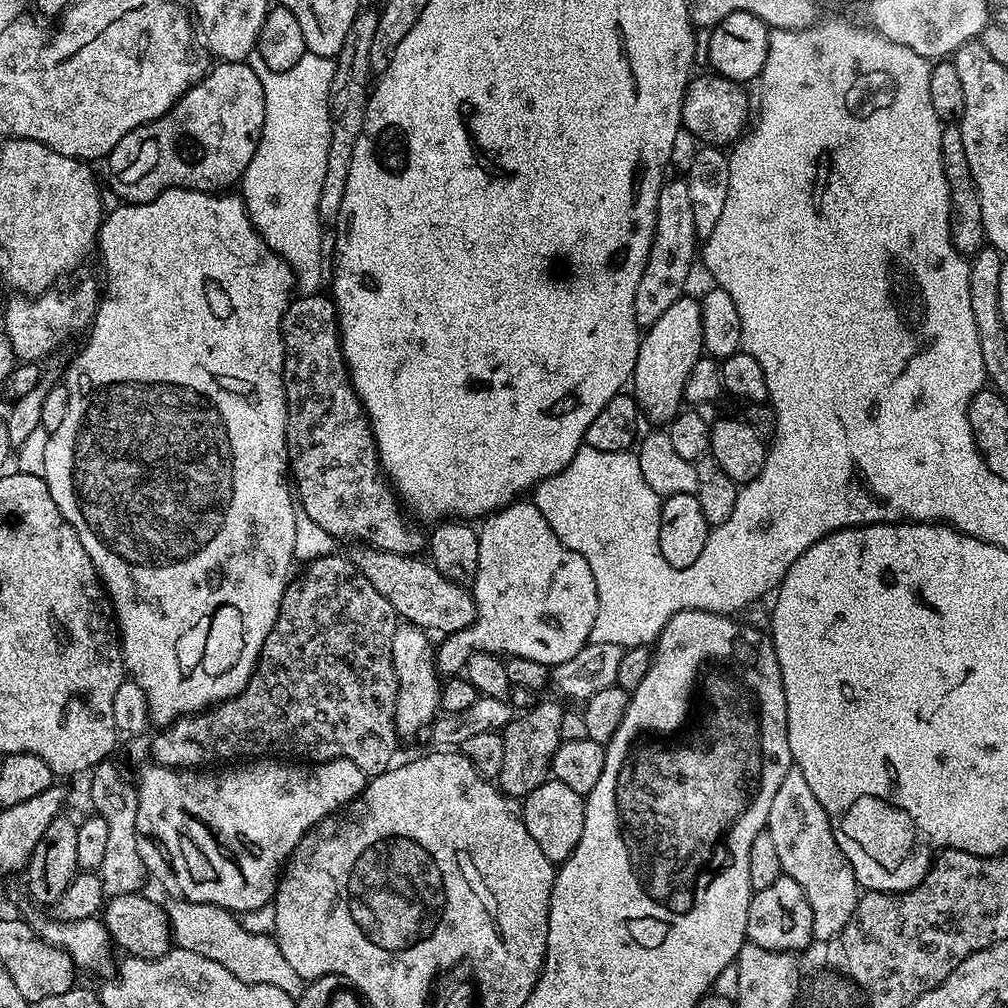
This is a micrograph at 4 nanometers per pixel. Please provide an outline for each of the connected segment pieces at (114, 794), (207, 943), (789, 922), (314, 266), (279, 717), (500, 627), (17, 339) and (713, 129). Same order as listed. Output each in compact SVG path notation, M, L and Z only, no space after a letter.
M112 762L96 765L91 769L92 776L92 804L95 815L106 818L106 854L102 858L102 866L98 875L104 887L105 897L111 898L118 894L140 892L143 889L146 869L142 857L138 852L137 817L139 812L139 798L137 785L128 780Z
M173 899L171 903L167 905L168 921L175 947L190 950L190 954L202 954L202 958L210 958L210 962L226 966L234 978L247 984L278 986L278 990L286 990L286 994L294 998L303 994L306 982L290 967L290 962L286 962L286 957L272 936L242 930L239 919L226 908L195 904L189 900Z
M781 874L771 886L766 886L766 890L753 892L746 918L746 930L747 939L766 950L800 954L814 940L814 914L810 914L810 902L806 902L802 886L798 886L794 878Z
M253 52L246 61L251 75L262 82L262 90L266 94L266 122L262 126L262 138L258 142L258 150L254 150L254 158L250 158L250 166L246 166L244 175L238 181L239 193L244 198L244 205L252 225L258 234L296 273L296 287L301 293L316 294L321 291L320 283L325 283L326 272L320 267L324 264L324 232L318 198L322 194L322 181L326 178L326 158L330 154L330 134L332 133L332 115L328 113L328 95L334 82L336 62L333 57L319 56L313 52L305 52L298 63L290 66L290 70L270 70L266 62L262 62L262 54Z
M333 554L326 558L307 561L304 573L300 577L293 579L289 583L288 589L284 591L284 597L280 603L280 613L270 630L266 634L266 642L260 651L260 657L256 660L256 669L252 672L250 682L234 698L217 704L205 711L197 712L190 716L181 716L178 720L173 720L163 730L150 740L150 756L155 763L162 767L174 769L195 769L200 770L205 766L216 766L219 760L226 762L236 762L241 758L264 758L269 754L282 754L278 752L293 752L296 757L304 762L328 761L332 759L349 759L365 772L368 778L377 776L379 772L386 772L393 767L396 756L396 691L398 682L394 674L394 658L392 657L392 647L394 646L394 634L398 627L398 615L390 601L382 596L367 581L367 579L352 564L347 555Z
M513 502L491 513L479 525L478 574L470 591L475 597L476 617L468 628L449 635L445 644L435 649L436 670L441 677L455 676L475 652L494 652L501 657L530 658L549 666L561 664L590 642L594 618L598 618L598 594L594 574L582 554L572 552L561 542L558 534L542 518L542 510L534 502Z
M80 280L73 288L53 286L39 296L12 294L4 308L2 330L14 346L14 354L20 362L40 362L43 356L56 352L71 336L91 325L96 319L96 310L102 299L101 289L92 280Z
M707 74L708 76L693 75L688 81L688 89L684 95L682 102L682 118L680 123L685 133L689 132L692 136L697 136L704 146L711 146L721 150L727 149L736 143L741 136L744 135L750 124L750 116L748 120L748 96L743 92L741 85L737 81L718 76L715 74Z

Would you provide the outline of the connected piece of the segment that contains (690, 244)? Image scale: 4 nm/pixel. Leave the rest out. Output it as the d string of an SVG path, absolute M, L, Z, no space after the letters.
M669 179L662 186L656 211L656 233L646 258L646 270L642 270L642 282L634 294L634 318L641 330L647 330L665 310L685 295L688 275L692 272L692 259L698 256L698 237L694 226L694 209L690 202L690 186L687 179Z

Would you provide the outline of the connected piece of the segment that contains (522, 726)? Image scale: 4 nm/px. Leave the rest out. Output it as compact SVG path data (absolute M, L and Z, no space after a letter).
M541 699L537 701L534 707L525 709L522 713L515 715L511 722L504 727L501 736L505 747L505 757L502 760L502 770L496 779L501 791L507 793L508 796L523 798L527 796L531 790L537 789L538 786L549 777L553 756L557 752L557 746L562 742L560 732L565 711L565 705L562 706L554 700Z

